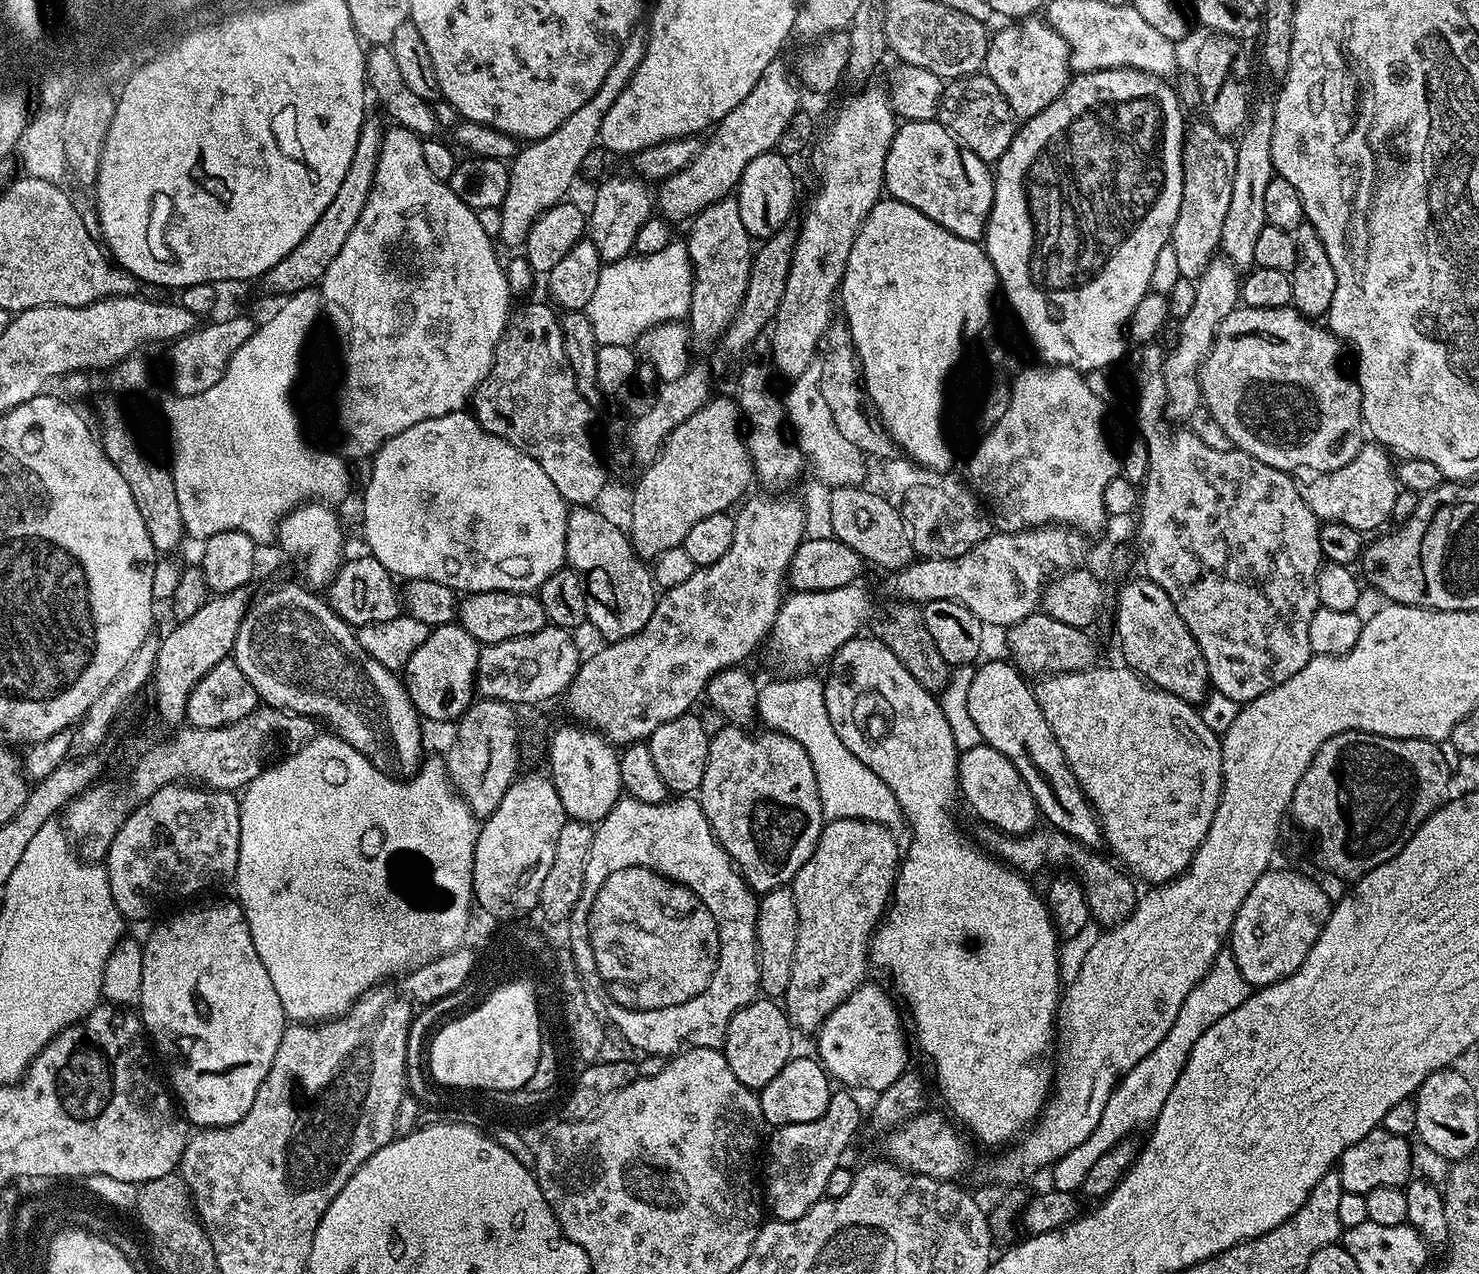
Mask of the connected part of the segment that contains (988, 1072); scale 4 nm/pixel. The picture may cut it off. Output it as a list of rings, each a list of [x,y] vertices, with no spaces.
[[[861,634],[855,636],[853,640],[850,642],[846,642],[836,651],[835,656],[832,657],[830,661],[830,669],[832,668],[832,673],[829,676],[826,676],[824,680],[824,697],[826,698],[826,711],[830,716],[830,722],[833,723],[834,730],[837,731],[838,738],[842,738],[842,746],[846,746],[846,750],[850,750],[850,754],[854,754],[858,758],[858,762],[862,762],[866,766],[870,766],[870,770],[874,770],[874,774],[878,774],[878,778],[882,778],[882,782],[886,782],[886,786],[890,786],[890,790],[894,794],[894,798],[898,798],[898,806],[900,807],[900,811],[902,813],[903,819],[906,821],[906,824],[909,824],[912,827],[912,841],[909,842],[908,848],[906,844],[906,851],[903,853],[902,859],[898,865],[898,871],[896,873],[896,883],[892,886],[892,895],[890,897],[890,903],[880,921],[879,924],[876,925],[875,932],[872,933],[870,937],[870,964],[873,969],[881,968],[882,971],[885,972],[886,975],[892,979],[891,987],[894,989],[896,987],[895,995],[899,997],[901,1001],[902,999],[908,1003],[908,1012],[912,1015],[912,1028],[910,1024],[910,1032],[914,1037],[914,1044],[920,1047],[920,1052],[925,1056],[926,1059],[929,1060],[930,1063],[936,1067],[936,1088],[940,1091],[940,1096],[944,1099],[944,1104],[949,1108],[947,1111],[950,1113],[951,1119],[955,1121],[957,1125],[966,1127],[972,1131],[971,1139],[975,1141],[977,1140],[980,1144],[1004,1144],[1000,1146],[1008,1146],[1013,1143],[1035,1121],[1036,1117],[1040,1115],[1042,1109],[1044,1109],[1044,1103],[1048,1101],[1048,1097],[1054,1087],[1054,1072],[1050,1067],[1049,1061],[1048,1064],[1044,1061],[1044,1055],[1047,1054],[1048,1051],[1051,1053],[1054,1048],[1054,1029],[1056,1027],[1056,1018],[1058,1015],[1058,1009],[1060,1006],[1060,997],[1062,995],[1062,985],[1059,978],[1059,954],[1060,950],[1058,947],[1058,933],[1056,931],[1055,924],[1052,923],[1052,913],[1049,912],[1048,906],[1043,895],[1040,896],[1038,893],[1032,889],[1032,884],[1027,875],[1021,871],[1017,871],[1013,867],[1009,867],[1001,859],[997,859],[996,856],[989,854],[979,843],[971,844],[970,841],[967,840],[966,837],[960,833],[960,828],[956,825],[956,816],[952,813],[952,807],[955,806],[956,800],[958,804],[958,781],[956,778],[956,761],[958,759],[958,749],[956,747],[956,743],[954,742],[954,734],[950,730],[950,722],[946,722],[946,714],[942,714],[942,710],[940,709],[940,701],[937,699],[935,695],[931,692],[927,692],[927,690],[918,683],[918,681],[914,678],[914,674],[910,674],[910,670],[906,670],[906,666],[902,666],[902,662],[898,658],[898,654],[894,654],[894,650],[892,649],[891,643],[885,642],[883,644],[880,640],[875,640],[872,636],[867,636],[867,634]]]

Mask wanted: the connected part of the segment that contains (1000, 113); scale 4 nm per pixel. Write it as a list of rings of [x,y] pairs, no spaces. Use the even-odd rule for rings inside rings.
[[[977,74],[971,78],[955,81],[956,128],[954,135],[964,147],[985,162],[999,161],[1000,156],[1012,144],[1018,131],[1017,117],[1012,114],[1008,100],[987,75]]]

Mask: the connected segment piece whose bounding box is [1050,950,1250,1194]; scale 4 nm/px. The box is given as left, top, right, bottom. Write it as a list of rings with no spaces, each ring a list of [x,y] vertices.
[[[1221,950],[1207,974],[1197,982],[1194,990],[1190,990],[1190,994],[1186,994],[1186,1002],[1182,1002],[1182,1010],[1178,1010],[1178,1018],[1174,1018],[1174,1026],[1170,1026],[1166,1038],[1162,1038],[1162,1042],[1158,1042],[1158,1046],[1154,1046],[1154,1050],[1150,1050],[1150,1054],[1146,1054],[1146,1058],[1142,1058],[1138,1066],[1120,1077],[1090,1136],[1051,1165],[1051,1187],[1057,1192],[1077,1193],[1083,1178],[1089,1173],[1090,1166],[1094,1165],[1102,1154],[1127,1141],[1128,1135],[1135,1128],[1140,1128],[1143,1124],[1151,1125],[1162,1110],[1166,1098],[1170,1098],[1170,1090],[1174,1088],[1174,1082],[1178,1082],[1178,1074],[1182,1074],[1194,1042],[1198,1042],[1198,1038],[1202,1038],[1202,1034],[1210,1026],[1214,1026],[1218,1018],[1226,1018],[1230,1010],[1242,1006],[1242,1002],[1246,1002],[1249,995],[1250,985],[1242,976],[1242,970],[1238,970],[1238,962],[1231,951]]]

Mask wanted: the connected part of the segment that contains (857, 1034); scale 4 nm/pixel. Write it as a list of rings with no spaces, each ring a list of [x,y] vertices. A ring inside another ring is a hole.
[[[865,982],[860,985],[860,987],[856,988],[854,990],[854,994],[850,994],[848,997],[845,998],[841,1002],[839,1006],[837,1006],[836,1009],[834,1009],[833,1012],[825,1019],[822,1023],[820,1023],[820,1027],[818,1031],[815,1033],[816,1036],[816,1052],[815,1055],[818,1057],[821,1064],[824,1066],[825,1072],[828,1073],[829,1077],[833,1081],[841,1080],[843,1087],[848,1090],[856,1090],[856,1087],[860,1088],[869,1088],[870,1091],[872,1091],[872,1094],[878,1094],[882,1090],[886,1090],[886,1086],[890,1086],[890,1082],[898,1082],[898,1078],[904,1071],[909,1067],[908,1064],[908,1044],[910,1048],[910,1040],[909,1037],[906,1035],[906,1028],[904,1025],[904,1028],[902,1025],[900,1025],[900,1012],[898,1009],[896,1009],[897,1001],[893,999],[893,997],[890,995],[889,989],[887,987],[879,988],[876,984],[871,984],[871,982]]]

